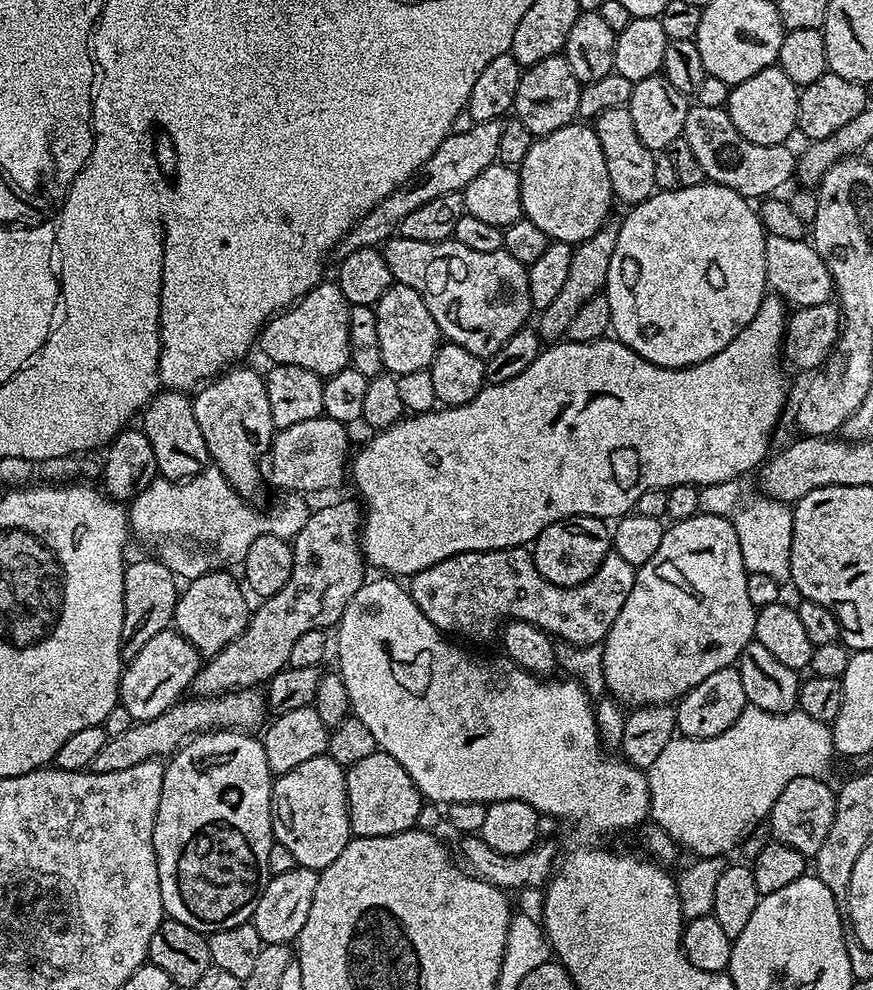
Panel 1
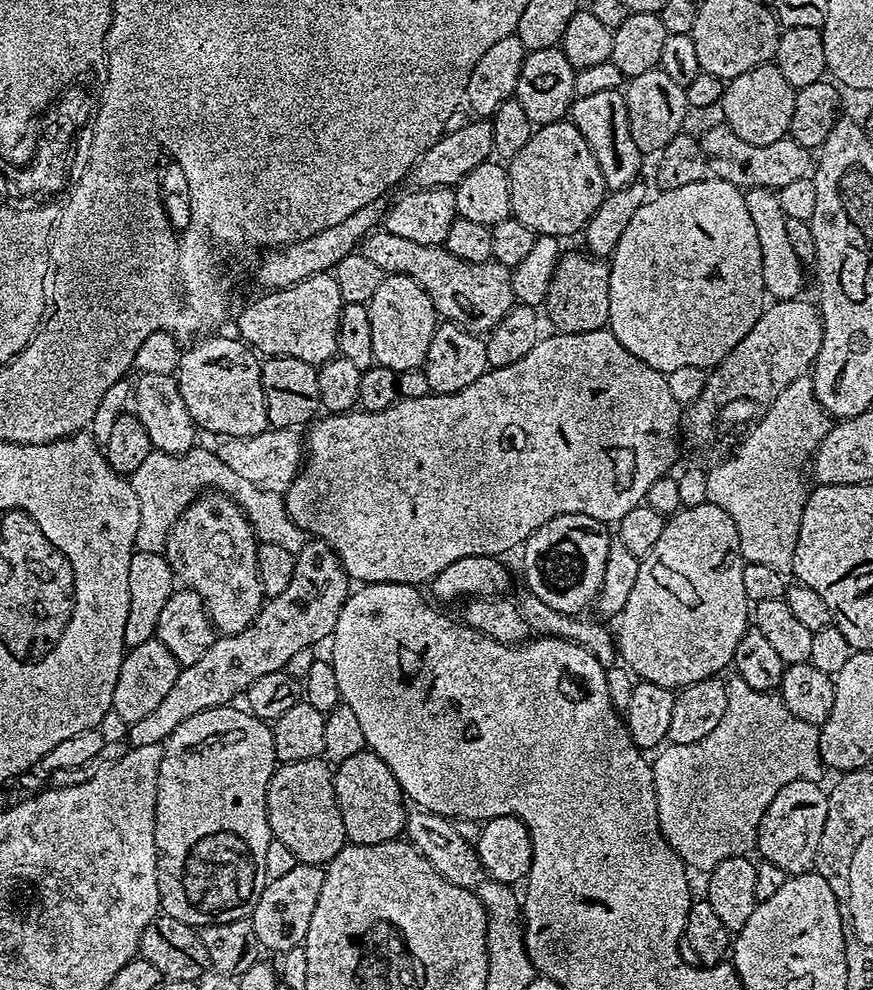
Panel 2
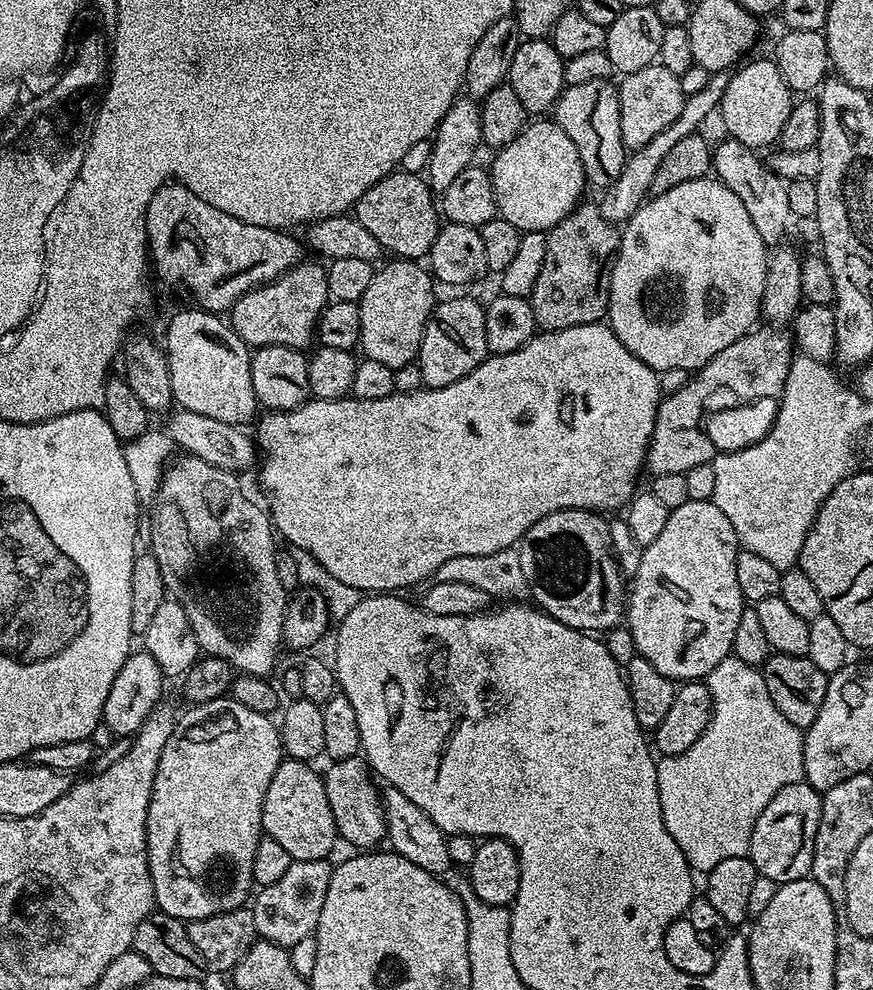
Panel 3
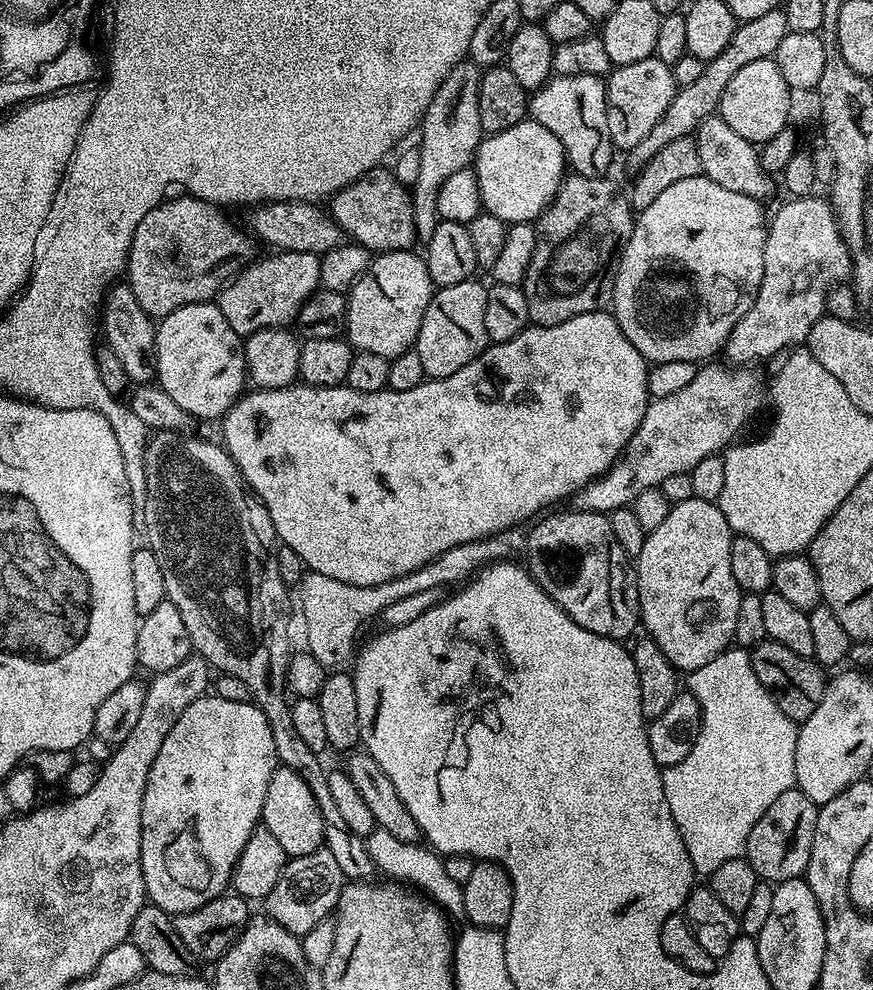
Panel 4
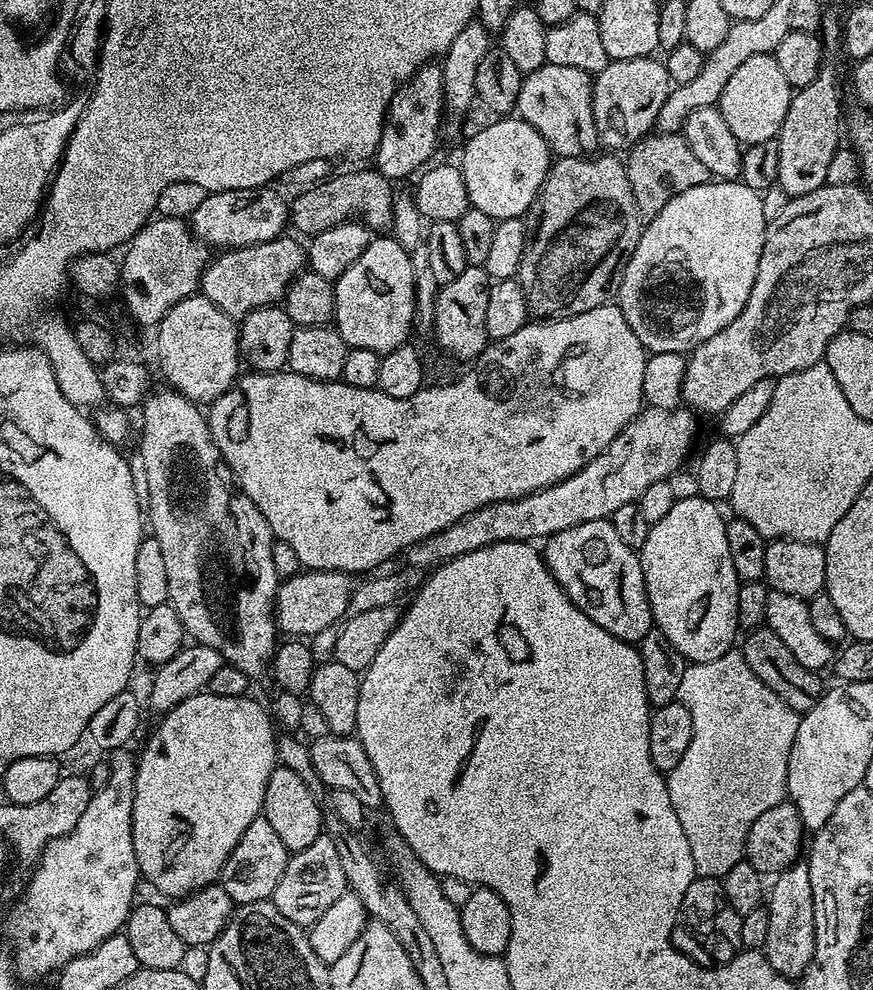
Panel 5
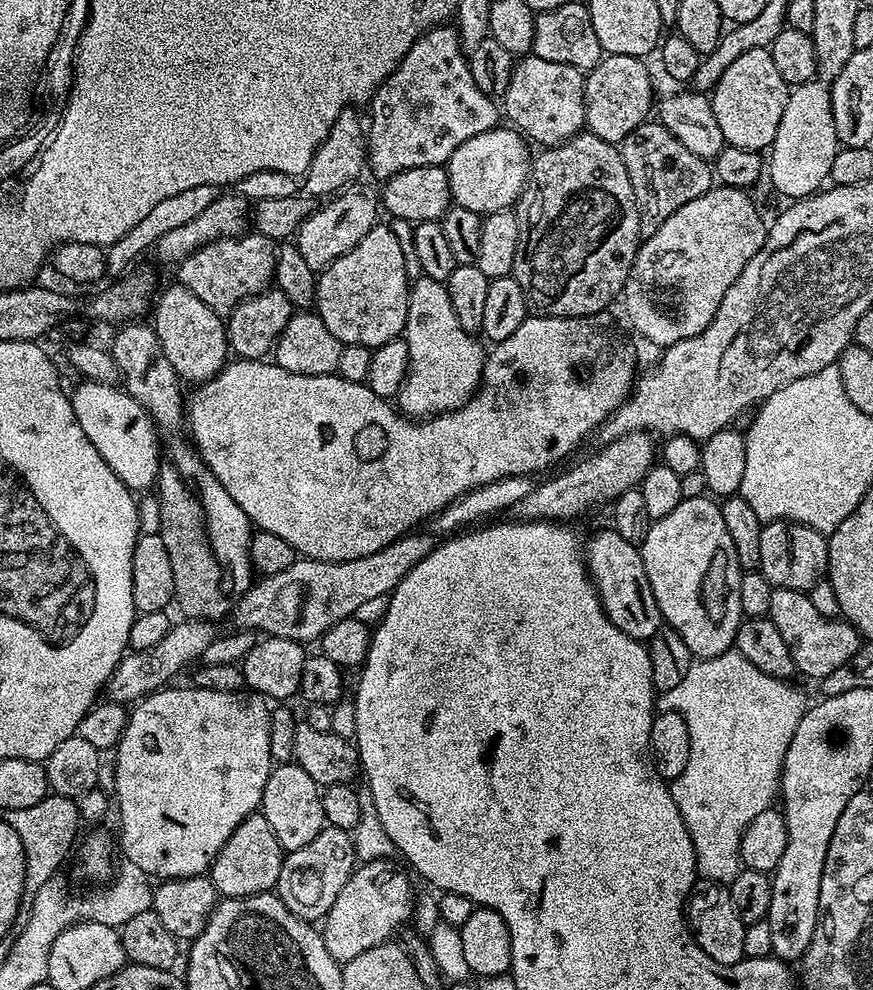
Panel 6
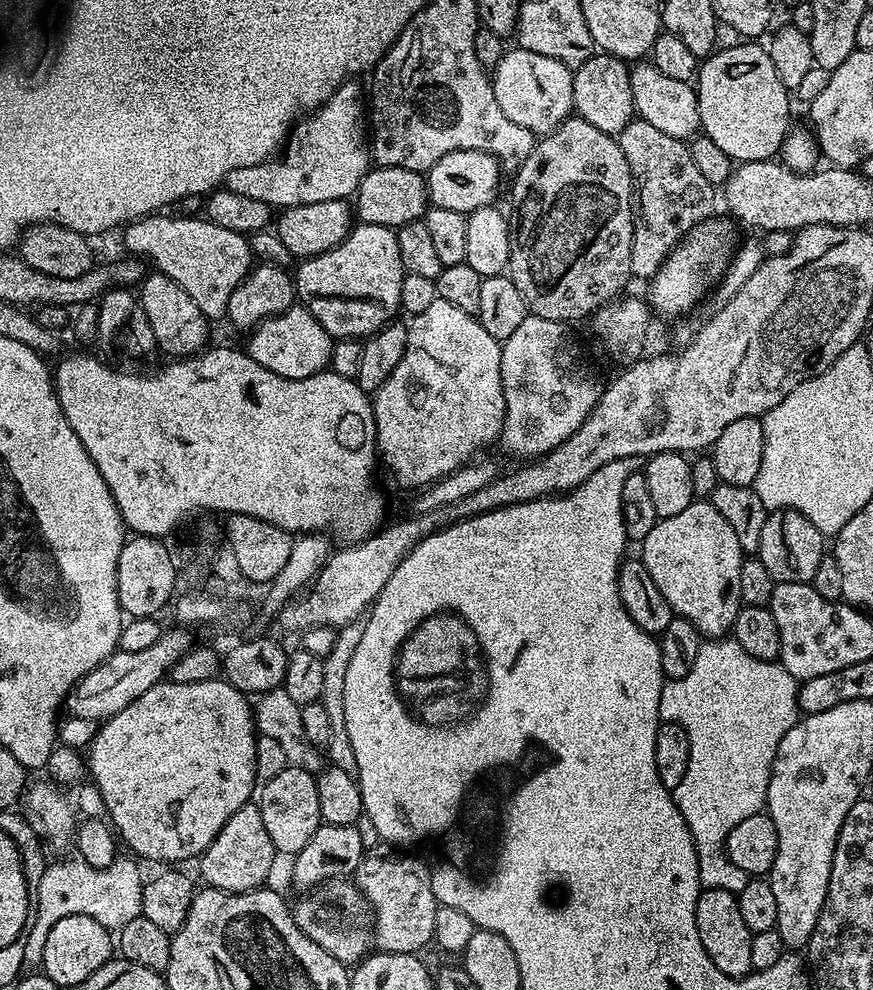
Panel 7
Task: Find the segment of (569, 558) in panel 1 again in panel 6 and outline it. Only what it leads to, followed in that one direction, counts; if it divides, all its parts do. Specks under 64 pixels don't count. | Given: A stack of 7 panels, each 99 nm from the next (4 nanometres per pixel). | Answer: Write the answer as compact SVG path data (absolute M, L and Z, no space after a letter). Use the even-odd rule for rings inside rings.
M608 530L596 532L586 540L583 554L588 575L610 622L614 622L614 626L618 626L622 634L630 634L630 638L641 642L651 640L652 635L662 626L662 617L646 578L646 566L639 547L626 542L626 538L622 538L622 534L615 530Z

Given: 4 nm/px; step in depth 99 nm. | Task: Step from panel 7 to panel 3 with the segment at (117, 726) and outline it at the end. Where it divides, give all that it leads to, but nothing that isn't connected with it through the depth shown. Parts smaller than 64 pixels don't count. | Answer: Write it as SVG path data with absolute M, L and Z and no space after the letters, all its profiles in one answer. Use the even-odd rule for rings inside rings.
M227 695L219 696L217 700L210 702L193 704L187 710L189 712L185 716L183 713L177 719L174 730L166 742L166 750L162 750L162 758L158 758L158 774L154 774L154 790L150 794L148 803L146 830L148 831L148 865L156 895L156 908L179 920L191 922L210 918L214 914L229 912L241 907L249 899L254 888L252 882L254 850L258 850L258 842L262 838L260 826L262 806L266 798L266 790L270 786L270 778L274 778L274 770L278 770L280 765L282 749L280 747L280 729L277 721L271 715L258 710L250 710L246 706L242 706L242 702L234 702Z

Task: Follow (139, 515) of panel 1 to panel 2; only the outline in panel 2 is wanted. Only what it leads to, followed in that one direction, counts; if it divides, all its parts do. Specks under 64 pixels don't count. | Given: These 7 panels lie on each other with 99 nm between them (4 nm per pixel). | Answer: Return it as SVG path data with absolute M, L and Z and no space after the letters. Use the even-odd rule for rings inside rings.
M197 446L181 456L171 456L165 452L152 451L134 470L130 477L134 494L138 494L138 534L137 552L163 553L174 522L192 505L197 496L211 490L213 493L228 496L244 512L252 532L261 544L282 546L294 554L302 550L306 534L290 518L281 493L259 489L252 482L246 482L241 475L230 470L211 448Z

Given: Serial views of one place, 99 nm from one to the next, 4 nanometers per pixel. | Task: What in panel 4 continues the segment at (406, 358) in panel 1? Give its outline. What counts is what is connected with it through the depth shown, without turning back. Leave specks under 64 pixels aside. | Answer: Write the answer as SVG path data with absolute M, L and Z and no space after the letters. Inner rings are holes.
M412 250L379 253L346 293L346 339L356 352L370 351L393 361L415 349L422 314L426 314L426 306L430 306L434 285L428 273L428 261L414 253Z

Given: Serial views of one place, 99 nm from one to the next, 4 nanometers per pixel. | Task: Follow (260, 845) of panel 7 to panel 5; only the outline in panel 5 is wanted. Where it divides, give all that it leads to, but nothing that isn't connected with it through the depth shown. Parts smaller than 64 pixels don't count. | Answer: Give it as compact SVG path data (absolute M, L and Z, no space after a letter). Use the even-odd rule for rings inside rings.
M261 814L250 822L250 826L246 826L246 834L238 838L238 846L230 850L230 858L226 858L226 866L222 866L218 883L224 887L226 894L230 894L236 906L271 900L278 882L282 882L282 874L286 874L289 855L288 848L282 846L282 838L278 838L278 833Z

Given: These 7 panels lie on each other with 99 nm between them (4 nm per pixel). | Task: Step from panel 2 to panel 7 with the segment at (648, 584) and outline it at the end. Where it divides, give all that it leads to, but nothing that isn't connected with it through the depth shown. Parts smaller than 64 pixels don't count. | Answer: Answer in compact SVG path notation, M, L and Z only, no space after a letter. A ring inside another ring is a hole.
M700 498L690 506L686 506L686 510L674 514L674 518L657 519L654 530L650 530L650 534L646 534L646 538L642 541L642 548L644 548L642 559L646 570L650 570L654 586L658 586L662 598L666 598L673 613L689 620L700 632L701 637L727 637L742 607L738 590L738 570L746 556L740 551L734 530L726 523L726 518L722 518L722 514L714 510L712 503Z

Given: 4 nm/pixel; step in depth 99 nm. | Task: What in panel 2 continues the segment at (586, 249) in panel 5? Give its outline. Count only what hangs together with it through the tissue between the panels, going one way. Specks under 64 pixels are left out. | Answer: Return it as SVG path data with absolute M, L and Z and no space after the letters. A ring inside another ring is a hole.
M565 251L554 270L548 296L543 307L548 308L548 320L556 332L586 334L590 330L608 328L610 318L610 264L607 259L589 256L587 251Z

